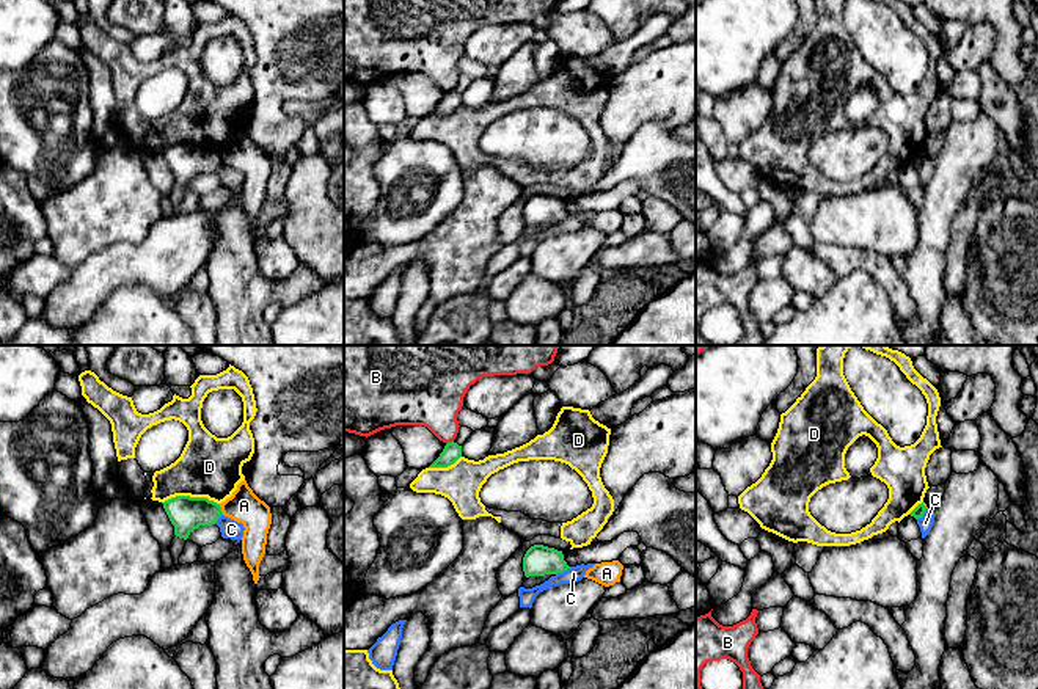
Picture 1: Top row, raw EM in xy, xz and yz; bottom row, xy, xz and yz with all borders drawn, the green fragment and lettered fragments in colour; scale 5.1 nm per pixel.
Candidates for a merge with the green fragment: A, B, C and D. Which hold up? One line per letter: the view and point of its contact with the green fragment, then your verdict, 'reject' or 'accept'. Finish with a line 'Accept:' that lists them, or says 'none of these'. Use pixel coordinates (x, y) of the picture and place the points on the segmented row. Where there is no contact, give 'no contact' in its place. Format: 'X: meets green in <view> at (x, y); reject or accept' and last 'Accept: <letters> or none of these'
A: meets green in xy at (220, 509); reject
B: meets green in xz at (449, 443); reject
C: meets green in xz at (562, 572); reject
D: meets green in xy at (189, 496); reject
Accept: none of these

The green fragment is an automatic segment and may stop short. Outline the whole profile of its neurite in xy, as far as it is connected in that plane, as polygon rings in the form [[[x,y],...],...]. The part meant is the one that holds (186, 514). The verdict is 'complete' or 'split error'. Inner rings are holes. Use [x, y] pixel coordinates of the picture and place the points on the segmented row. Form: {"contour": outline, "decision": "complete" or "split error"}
{"contour": [[[176,496],[162,504],[174,526],[174,535],[184,540],[199,526],[215,524],[223,515],[220,504],[207,498]]], "decision": "complete"}

